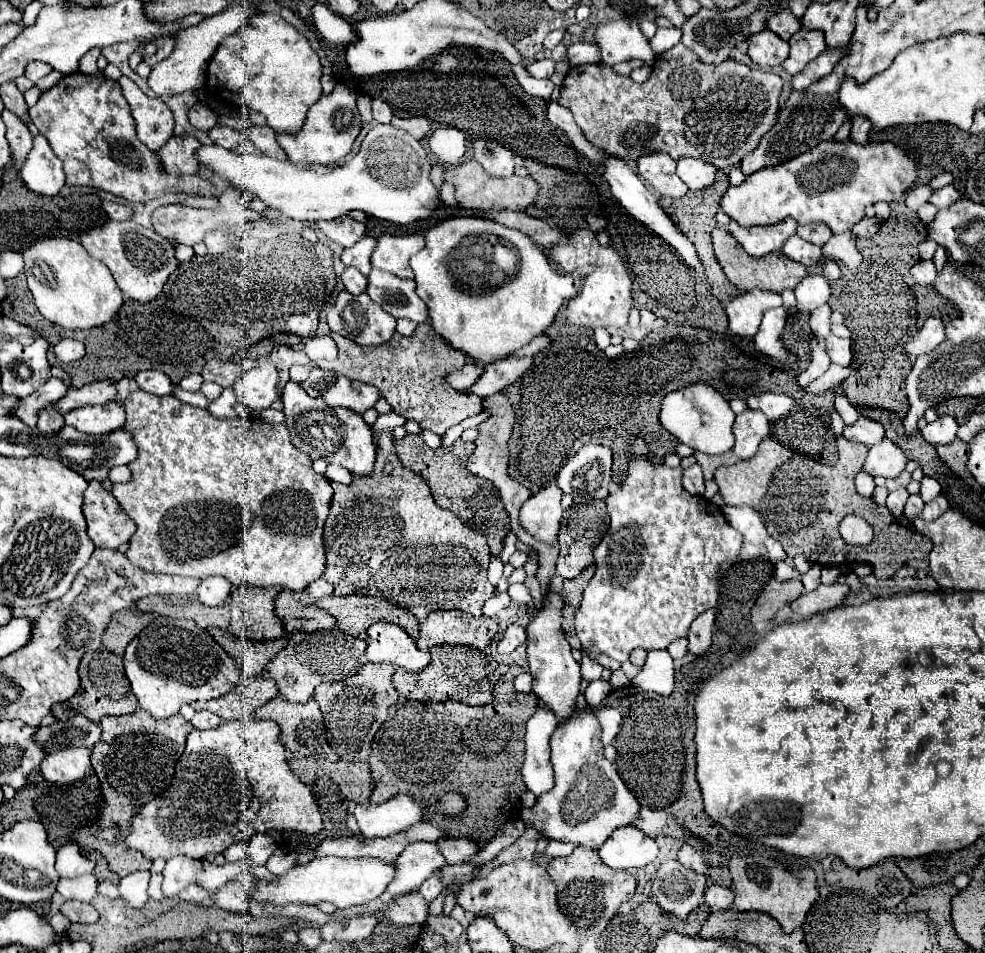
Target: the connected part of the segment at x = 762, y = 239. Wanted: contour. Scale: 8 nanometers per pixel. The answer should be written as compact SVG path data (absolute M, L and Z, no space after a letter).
M785 218L780 224L754 226L754 228L742 228L742 226L734 224L734 220L732 220L728 230L750 256L760 258L770 252L778 252L782 248L782 244L790 236L796 234L797 226L798 223L794 218Z

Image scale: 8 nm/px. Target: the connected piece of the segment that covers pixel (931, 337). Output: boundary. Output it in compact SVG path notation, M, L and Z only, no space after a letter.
M928 318L920 332L914 336L912 342L906 344L906 352L910 358L916 358L920 354L930 354L938 344L944 340L944 324L940 318Z

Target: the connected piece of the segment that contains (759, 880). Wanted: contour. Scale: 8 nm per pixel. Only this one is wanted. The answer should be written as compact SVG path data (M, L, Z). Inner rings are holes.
M738 856L730 858L730 872L734 880L736 900L734 906L738 910L756 910L774 916L784 932L794 932L806 918L810 906L818 898L816 890L816 874L812 868L802 868L796 872L784 870L776 860L766 856Z

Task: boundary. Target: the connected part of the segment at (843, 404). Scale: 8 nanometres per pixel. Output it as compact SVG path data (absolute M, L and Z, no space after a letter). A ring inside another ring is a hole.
M838 394L836 400L834 400L834 404L836 404L836 410L838 410L838 414L842 416L844 424L854 424L854 422L860 418L860 412L856 410L854 404L848 402L848 398L846 398L844 394Z

